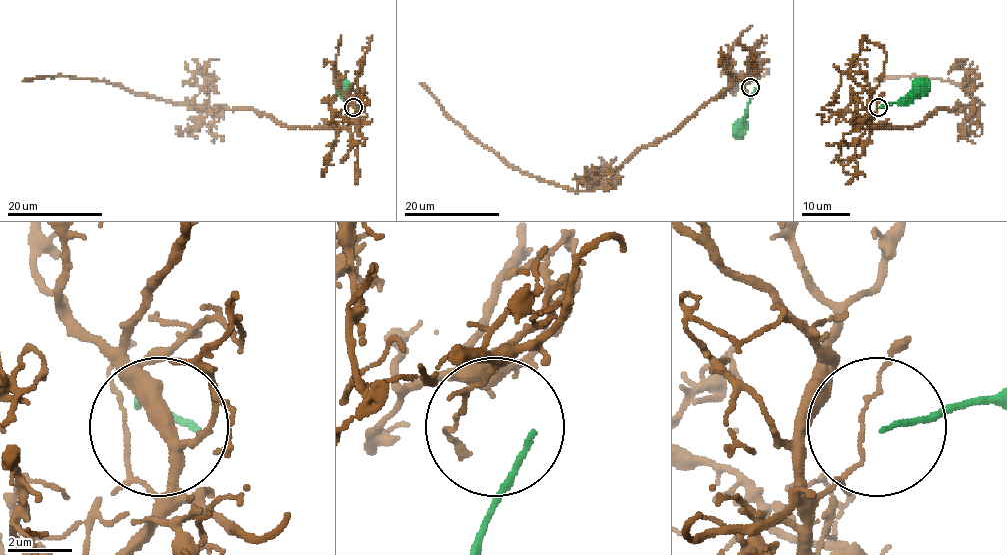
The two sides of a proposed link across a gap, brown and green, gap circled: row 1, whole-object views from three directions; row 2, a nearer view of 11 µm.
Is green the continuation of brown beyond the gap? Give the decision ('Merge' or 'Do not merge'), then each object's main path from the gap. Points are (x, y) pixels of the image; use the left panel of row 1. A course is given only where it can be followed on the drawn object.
Do not merge. Course of brown: (348, 107), (338, 123), (309, 128), (281, 126), (255, 110), (171, 103), (88, 78), (23, 80). Course of green: (358, 107), (344, 91)

